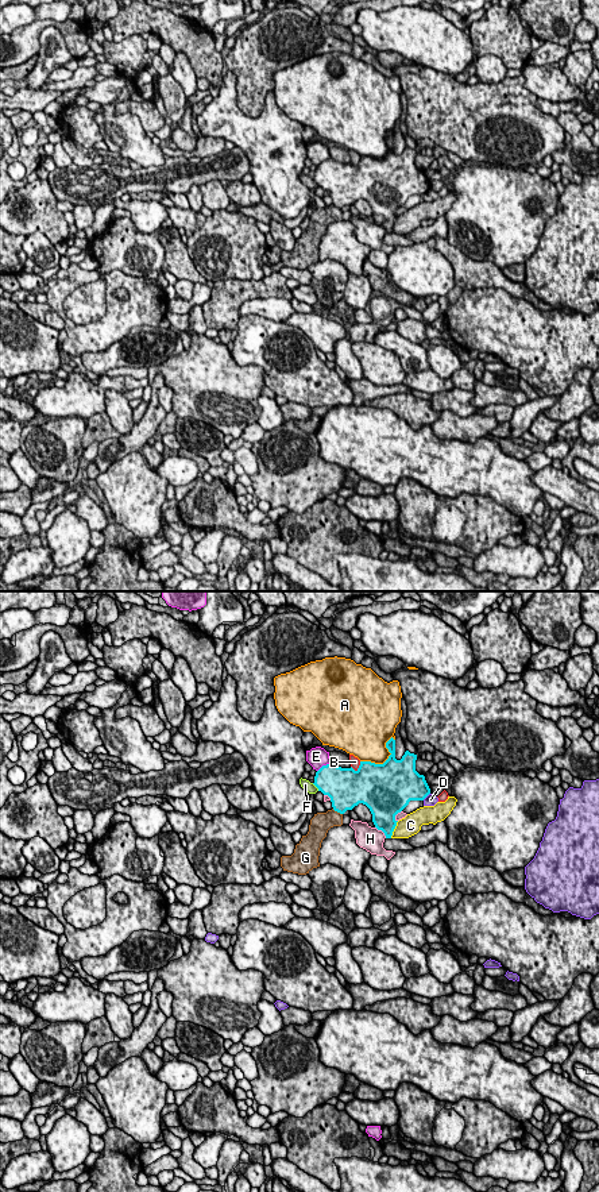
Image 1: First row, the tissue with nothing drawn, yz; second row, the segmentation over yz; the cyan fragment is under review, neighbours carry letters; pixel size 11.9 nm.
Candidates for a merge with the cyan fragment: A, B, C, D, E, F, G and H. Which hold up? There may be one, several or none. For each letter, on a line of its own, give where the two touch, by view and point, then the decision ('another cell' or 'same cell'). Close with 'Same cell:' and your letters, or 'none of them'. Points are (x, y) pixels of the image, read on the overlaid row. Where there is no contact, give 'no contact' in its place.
A: meets cyan in yz at (386, 760); another cell
B: meets cyan in yz at (358, 768); another cell
C: meets cyan in yz at (394, 828); another cell
D: meets cyan in yz at (425, 797); another cell
E: meets cyan in yz at (323, 766); another cell
F: meets cyan in yz at (316, 786); another cell
G: meets cyan in yz at (337, 811); another cell
H: meets cyan in yz at (382, 830); another cell
Same cell: none of them

